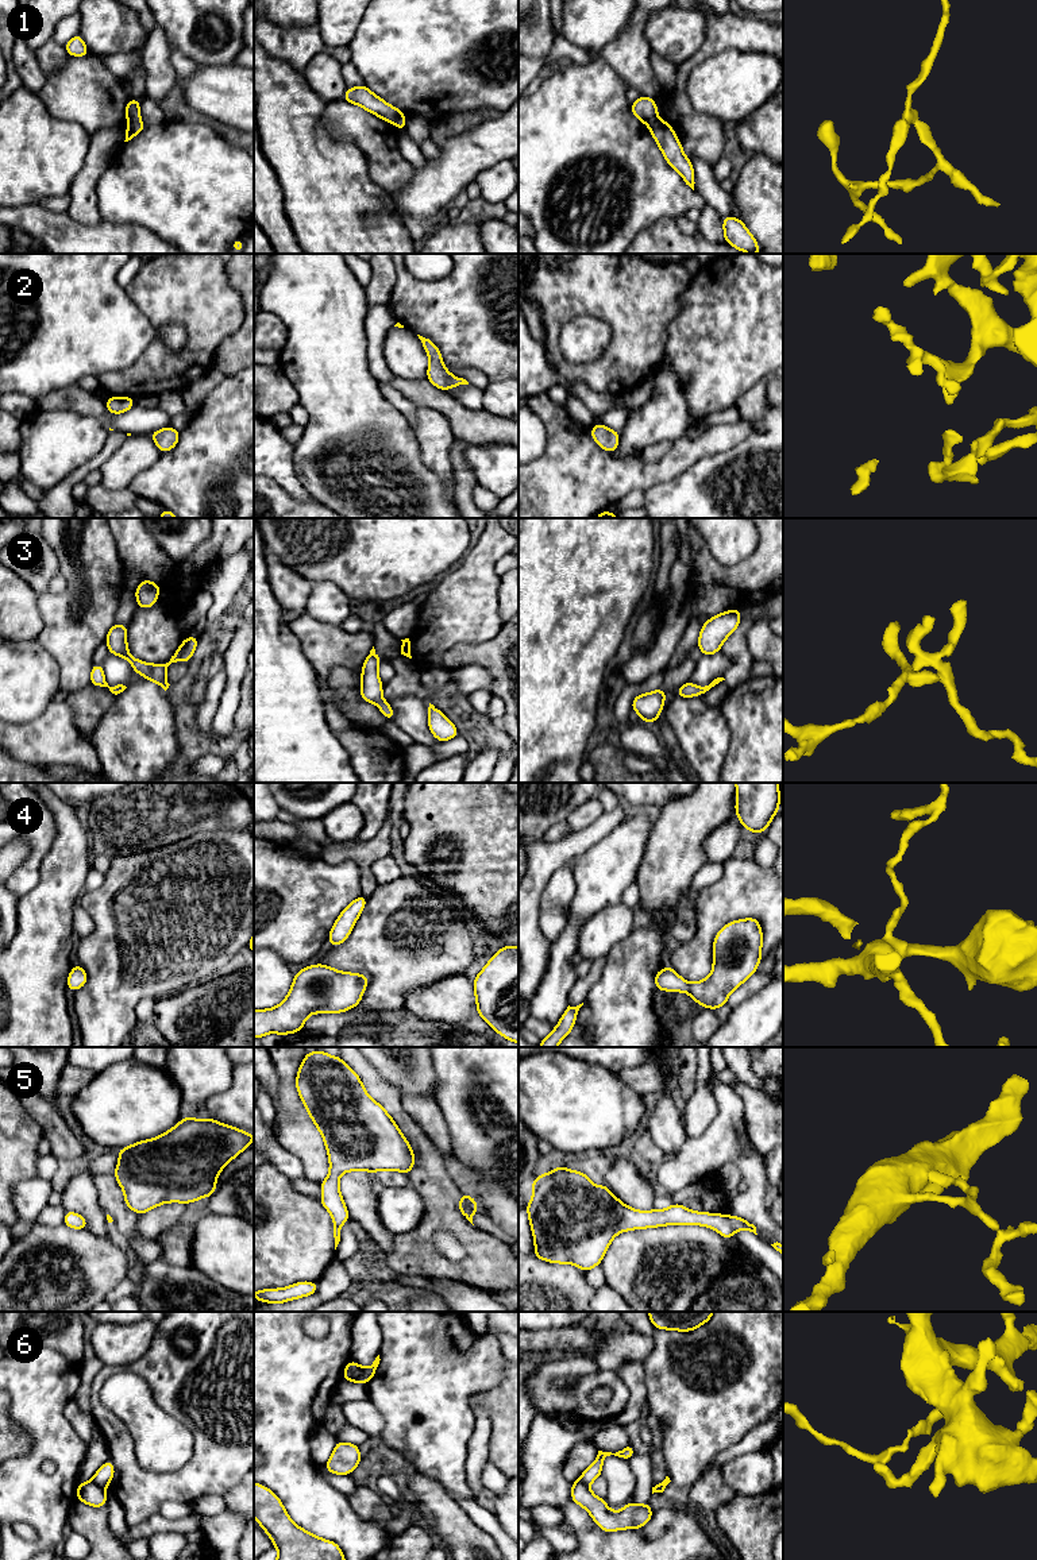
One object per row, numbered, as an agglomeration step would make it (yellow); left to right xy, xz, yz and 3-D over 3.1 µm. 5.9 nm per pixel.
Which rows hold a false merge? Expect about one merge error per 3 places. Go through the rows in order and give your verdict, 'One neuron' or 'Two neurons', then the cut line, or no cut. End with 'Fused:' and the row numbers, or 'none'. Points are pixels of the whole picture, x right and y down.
1: Two neurons. Split along xy (139, 118), (130, 123)
2: One neuron. No split
3: One neuron. No split
4: One neuron. No split
5: One neuron. No split
6: Two neurons. Split along xz (363, 1369), (355, 1381)
Fused: 1, 6

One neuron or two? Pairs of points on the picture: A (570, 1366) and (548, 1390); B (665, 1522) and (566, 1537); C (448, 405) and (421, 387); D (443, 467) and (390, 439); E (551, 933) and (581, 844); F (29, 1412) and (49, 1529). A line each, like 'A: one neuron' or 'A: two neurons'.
A: one neuron
B: two neurons
C: one neuron
D: two neurons
E: two neurons
F: one neuron

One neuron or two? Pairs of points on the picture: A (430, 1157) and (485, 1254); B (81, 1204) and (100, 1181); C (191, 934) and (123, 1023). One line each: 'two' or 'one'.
A: one
B: two
C: one

